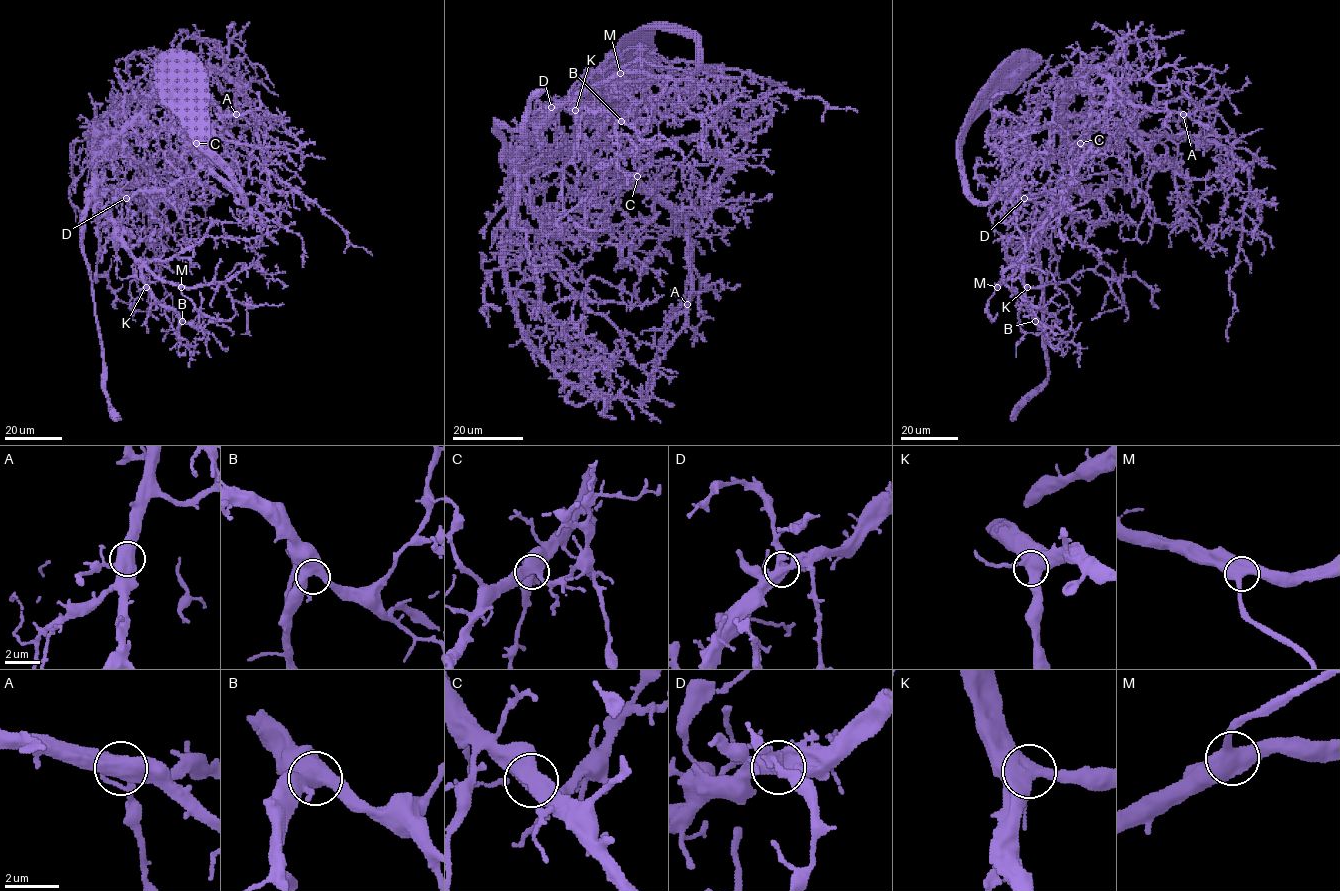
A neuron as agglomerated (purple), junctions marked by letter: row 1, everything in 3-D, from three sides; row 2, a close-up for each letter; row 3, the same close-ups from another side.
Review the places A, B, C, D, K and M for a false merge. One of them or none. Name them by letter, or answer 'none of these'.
none of these

